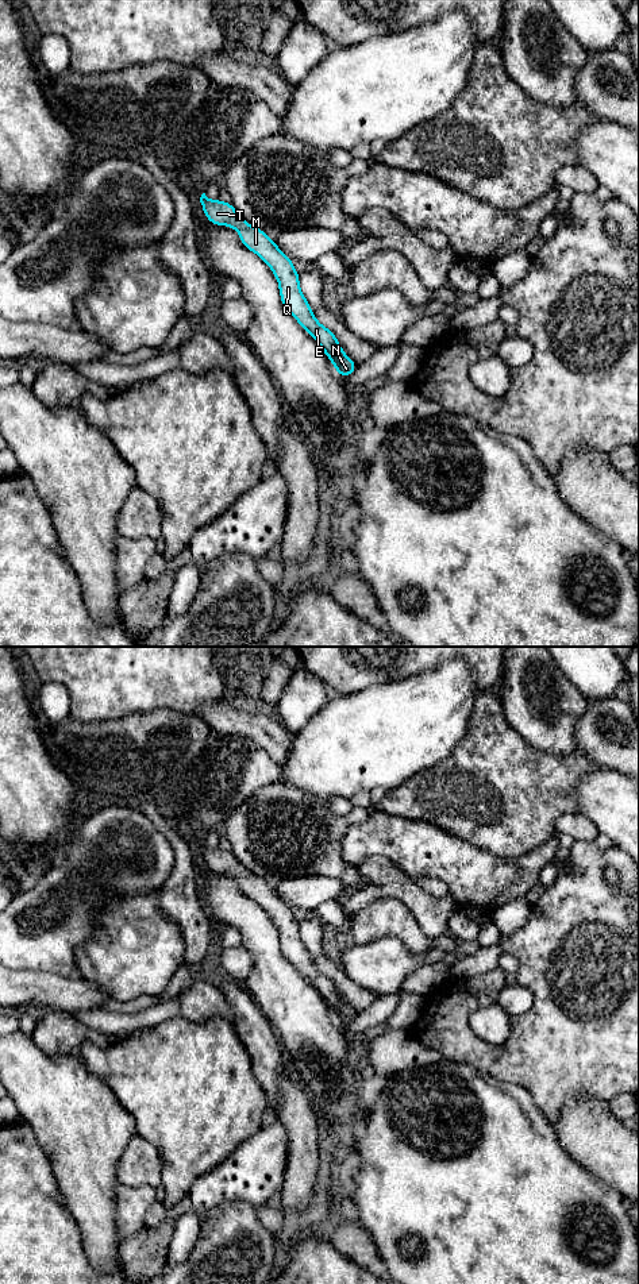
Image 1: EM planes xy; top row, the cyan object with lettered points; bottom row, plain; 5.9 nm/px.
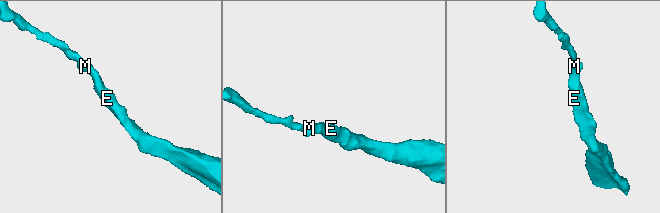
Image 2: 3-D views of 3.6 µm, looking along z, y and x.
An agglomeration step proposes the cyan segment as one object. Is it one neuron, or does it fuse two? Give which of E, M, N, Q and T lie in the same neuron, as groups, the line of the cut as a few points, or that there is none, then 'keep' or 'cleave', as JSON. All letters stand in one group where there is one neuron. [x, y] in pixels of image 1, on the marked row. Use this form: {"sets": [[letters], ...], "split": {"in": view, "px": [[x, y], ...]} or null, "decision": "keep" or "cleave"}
{"sets": [["E", "M", "N", "Q", "T"]], "split": null, "decision": "keep"}

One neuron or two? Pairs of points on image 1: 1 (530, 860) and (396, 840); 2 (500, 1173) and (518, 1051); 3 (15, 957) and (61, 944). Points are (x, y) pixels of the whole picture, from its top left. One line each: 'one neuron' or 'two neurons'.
1: one neuron
2: two neurons
3: one neuron

